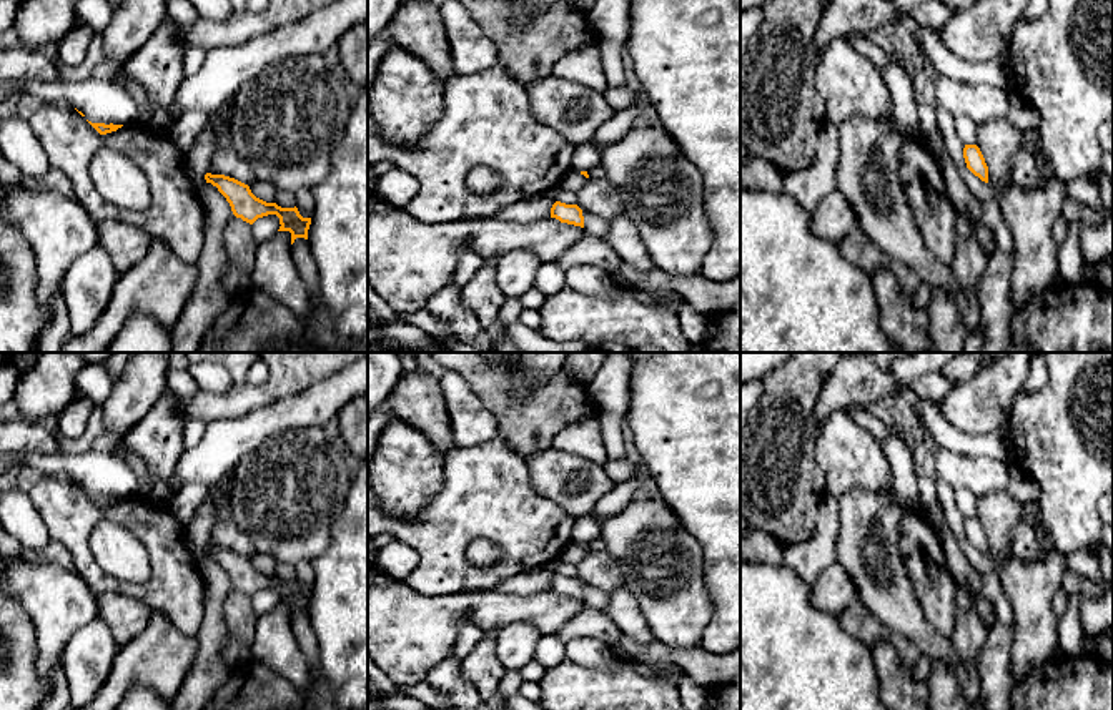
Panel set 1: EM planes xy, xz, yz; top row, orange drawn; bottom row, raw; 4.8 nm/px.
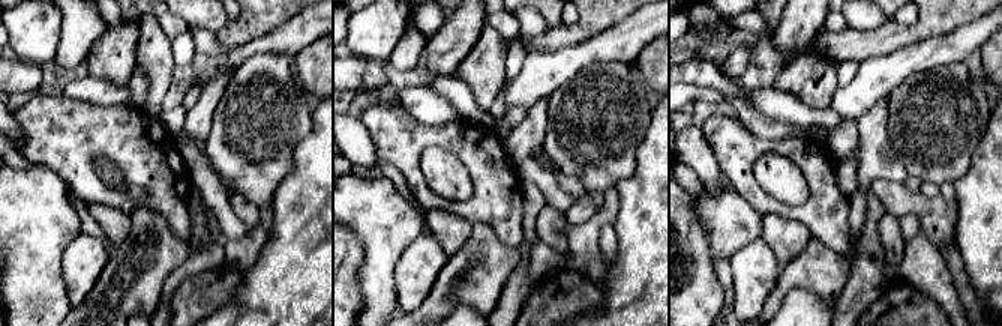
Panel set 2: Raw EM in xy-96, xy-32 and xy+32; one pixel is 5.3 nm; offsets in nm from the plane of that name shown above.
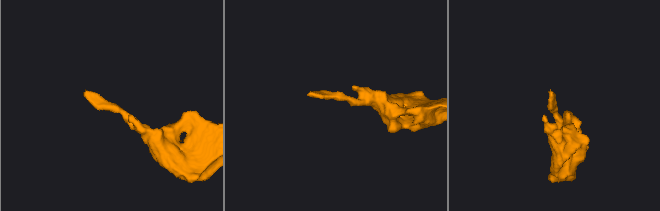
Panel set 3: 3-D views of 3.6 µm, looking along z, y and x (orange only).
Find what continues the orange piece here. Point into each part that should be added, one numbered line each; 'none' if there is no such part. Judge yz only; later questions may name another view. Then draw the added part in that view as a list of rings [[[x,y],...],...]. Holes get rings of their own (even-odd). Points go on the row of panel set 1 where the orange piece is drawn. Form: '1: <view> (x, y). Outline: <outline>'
none

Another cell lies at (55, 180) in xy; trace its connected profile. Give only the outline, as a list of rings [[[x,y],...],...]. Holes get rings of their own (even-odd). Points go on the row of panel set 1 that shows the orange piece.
[[[50,168],[42,180],[33,180],[27,175],[22,180],[27,188],[50,188],[73,200],[72,183],[60,170]]]

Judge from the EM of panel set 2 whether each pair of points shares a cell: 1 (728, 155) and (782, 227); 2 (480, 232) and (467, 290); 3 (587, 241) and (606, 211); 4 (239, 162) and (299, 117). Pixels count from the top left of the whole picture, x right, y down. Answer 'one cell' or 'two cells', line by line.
1: two cells
2: one cell
3: one cell
4: one cell

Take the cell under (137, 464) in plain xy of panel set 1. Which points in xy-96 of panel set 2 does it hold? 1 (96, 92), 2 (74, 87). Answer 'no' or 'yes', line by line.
1: yes
2: yes

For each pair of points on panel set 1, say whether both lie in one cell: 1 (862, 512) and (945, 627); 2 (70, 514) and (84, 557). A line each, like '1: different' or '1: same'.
1: different
2: same

